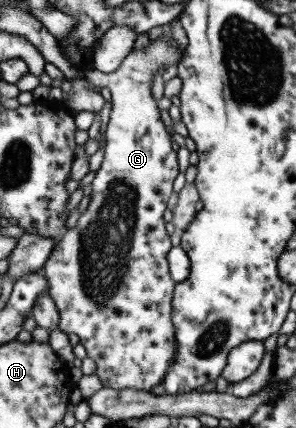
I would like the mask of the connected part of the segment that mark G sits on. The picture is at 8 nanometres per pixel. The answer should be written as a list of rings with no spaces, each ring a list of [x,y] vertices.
[[[161,28],[151,35],[148,46],[144,50],[131,50],[126,57],[120,62],[120,65],[110,73],[102,73],[94,69],[84,72],[84,81],[92,83],[92,85],[99,87],[106,87],[110,92],[110,110],[109,120],[104,132],[105,146],[104,154],[100,166],[95,171],[92,181],[89,183],[91,192],[89,194],[89,202],[84,212],[78,216],[76,224],[62,235],[61,240],[55,241],[44,265],[42,267],[42,274],[49,285],[47,291],[49,297],[54,302],[54,306],[58,312],[58,330],[65,334],[78,336],[79,344],[86,350],[86,355],[89,359],[94,361],[96,371],[94,374],[100,380],[102,388],[109,388],[114,390],[128,390],[134,389],[138,391],[149,392],[154,386],[162,382],[166,370],[170,368],[170,362],[175,356],[176,345],[174,345],[174,331],[172,331],[172,323],[170,323],[170,303],[173,294],[174,281],[169,276],[169,269],[167,266],[167,253],[171,248],[169,236],[164,230],[164,220],[162,220],[162,212],[167,208],[167,201],[169,195],[172,193],[172,181],[178,175],[178,168],[176,163],[176,152],[172,150],[170,144],[170,134],[164,128],[162,120],[157,109],[156,100],[150,98],[150,87],[152,76],[160,69],[163,70],[168,65],[176,65],[181,56],[182,49],[171,39],[169,28]]]

